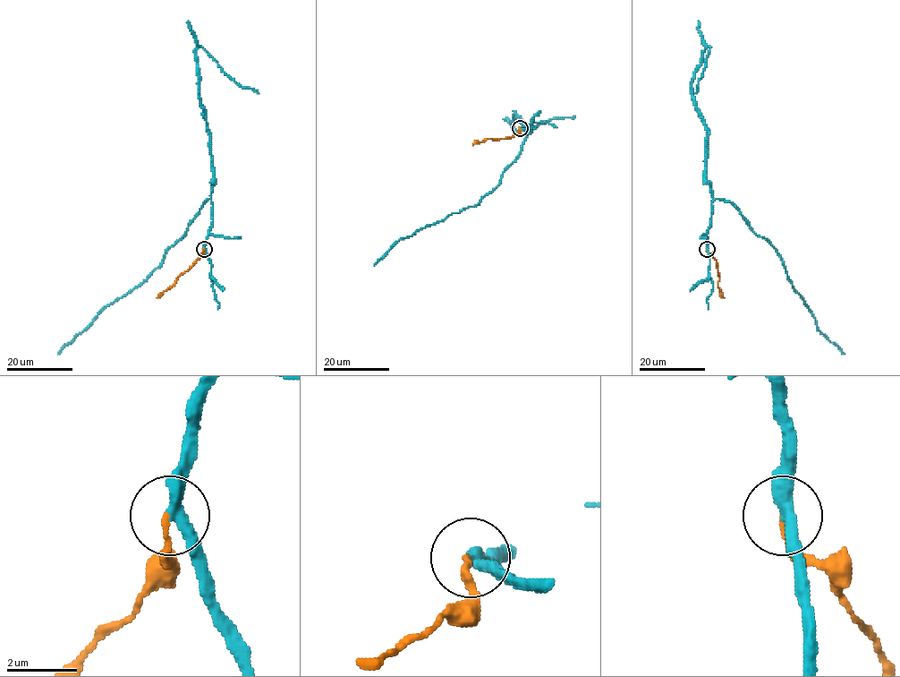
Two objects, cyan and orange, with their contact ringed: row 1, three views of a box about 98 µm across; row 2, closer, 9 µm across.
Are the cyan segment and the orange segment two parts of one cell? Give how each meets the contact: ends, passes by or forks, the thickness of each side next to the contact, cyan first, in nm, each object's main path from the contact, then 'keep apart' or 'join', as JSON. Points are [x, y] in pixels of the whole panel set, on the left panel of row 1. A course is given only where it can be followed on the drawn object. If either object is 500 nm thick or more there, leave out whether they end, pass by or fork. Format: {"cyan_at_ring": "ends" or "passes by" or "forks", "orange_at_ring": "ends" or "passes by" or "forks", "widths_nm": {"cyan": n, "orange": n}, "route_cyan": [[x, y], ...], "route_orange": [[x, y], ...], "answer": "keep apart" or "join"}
{"cyan_at_ring": "passes by", "orange_at_ring": "ends", "widths_nm": {"cyan": 360, "orange": 130}, "route_cyan": [[204, 248], [212, 221], [209, 199], [186, 234], [165, 251], [162, 263], [142, 282], [107, 304], [57, 354]], "route_orange": [[204, 248], [200, 258], [157, 298]], "answer": "keep apart"}

